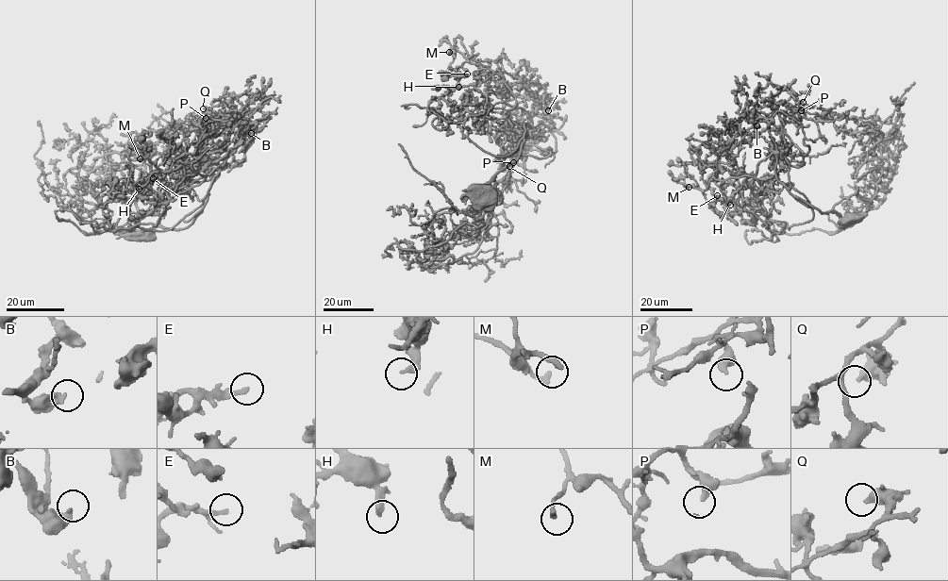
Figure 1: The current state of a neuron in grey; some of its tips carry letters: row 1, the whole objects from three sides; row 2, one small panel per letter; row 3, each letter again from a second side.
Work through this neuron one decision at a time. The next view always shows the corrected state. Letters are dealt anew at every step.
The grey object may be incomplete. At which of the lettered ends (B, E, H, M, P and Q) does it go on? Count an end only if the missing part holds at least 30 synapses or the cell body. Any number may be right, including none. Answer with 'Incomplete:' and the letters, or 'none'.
Incomplete: none

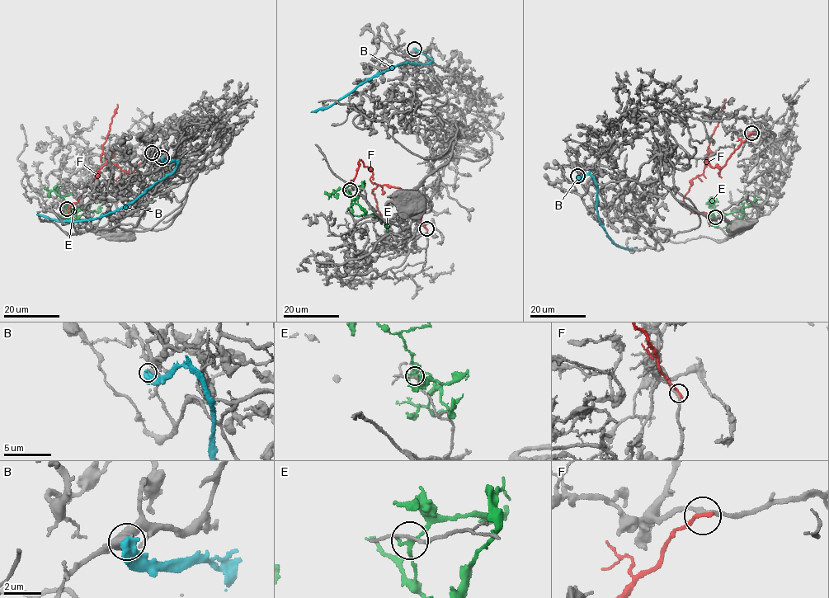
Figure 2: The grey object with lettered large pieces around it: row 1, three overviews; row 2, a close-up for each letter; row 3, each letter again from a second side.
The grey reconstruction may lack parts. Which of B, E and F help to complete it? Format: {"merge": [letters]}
{"merge": ["E"]}

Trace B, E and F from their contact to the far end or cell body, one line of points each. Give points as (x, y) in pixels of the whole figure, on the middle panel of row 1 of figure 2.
B: (414, 49), (426, 54), (431, 61), (422, 64), (406, 62), (377, 72), (327, 107), (311, 111)
E: (350, 190), (352, 198), (357, 198), (359, 205), (366, 214), (377, 215), (385, 222), (388, 231)
F: (426, 228), (405, 193), (388, 185), (372, 182), (369, 179), (373, 172), (360, 160), (354, 180), (350, 182)

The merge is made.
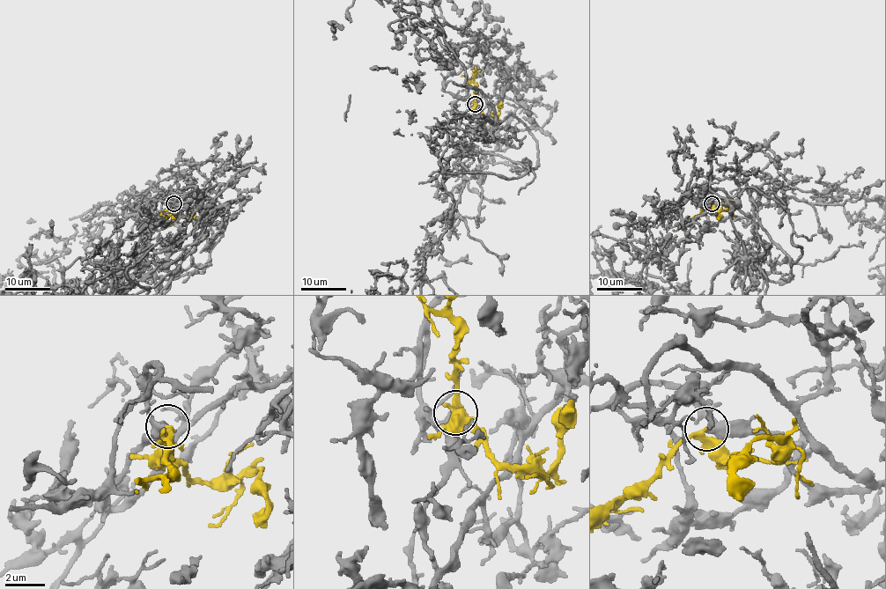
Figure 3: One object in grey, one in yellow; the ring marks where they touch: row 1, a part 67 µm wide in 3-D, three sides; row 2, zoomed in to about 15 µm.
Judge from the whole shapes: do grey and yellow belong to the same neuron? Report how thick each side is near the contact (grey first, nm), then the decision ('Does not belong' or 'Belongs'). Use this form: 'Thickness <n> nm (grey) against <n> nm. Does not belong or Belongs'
Thickness 380 nm (grey) against 240 nm. Belongs

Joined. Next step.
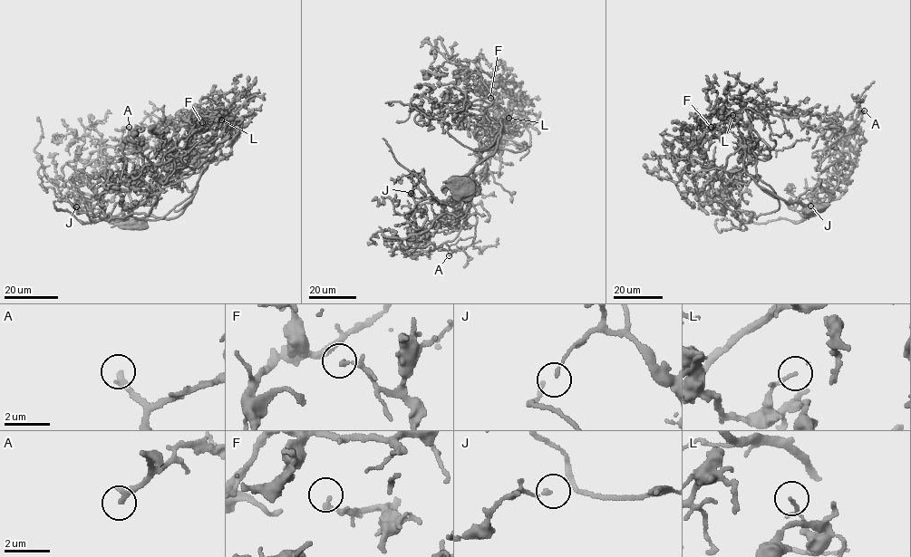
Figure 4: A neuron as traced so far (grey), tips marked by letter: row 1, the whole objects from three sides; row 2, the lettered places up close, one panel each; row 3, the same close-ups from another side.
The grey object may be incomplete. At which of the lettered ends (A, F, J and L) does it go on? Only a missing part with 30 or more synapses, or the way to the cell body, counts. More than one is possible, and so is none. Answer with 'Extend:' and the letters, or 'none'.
Extend: A

